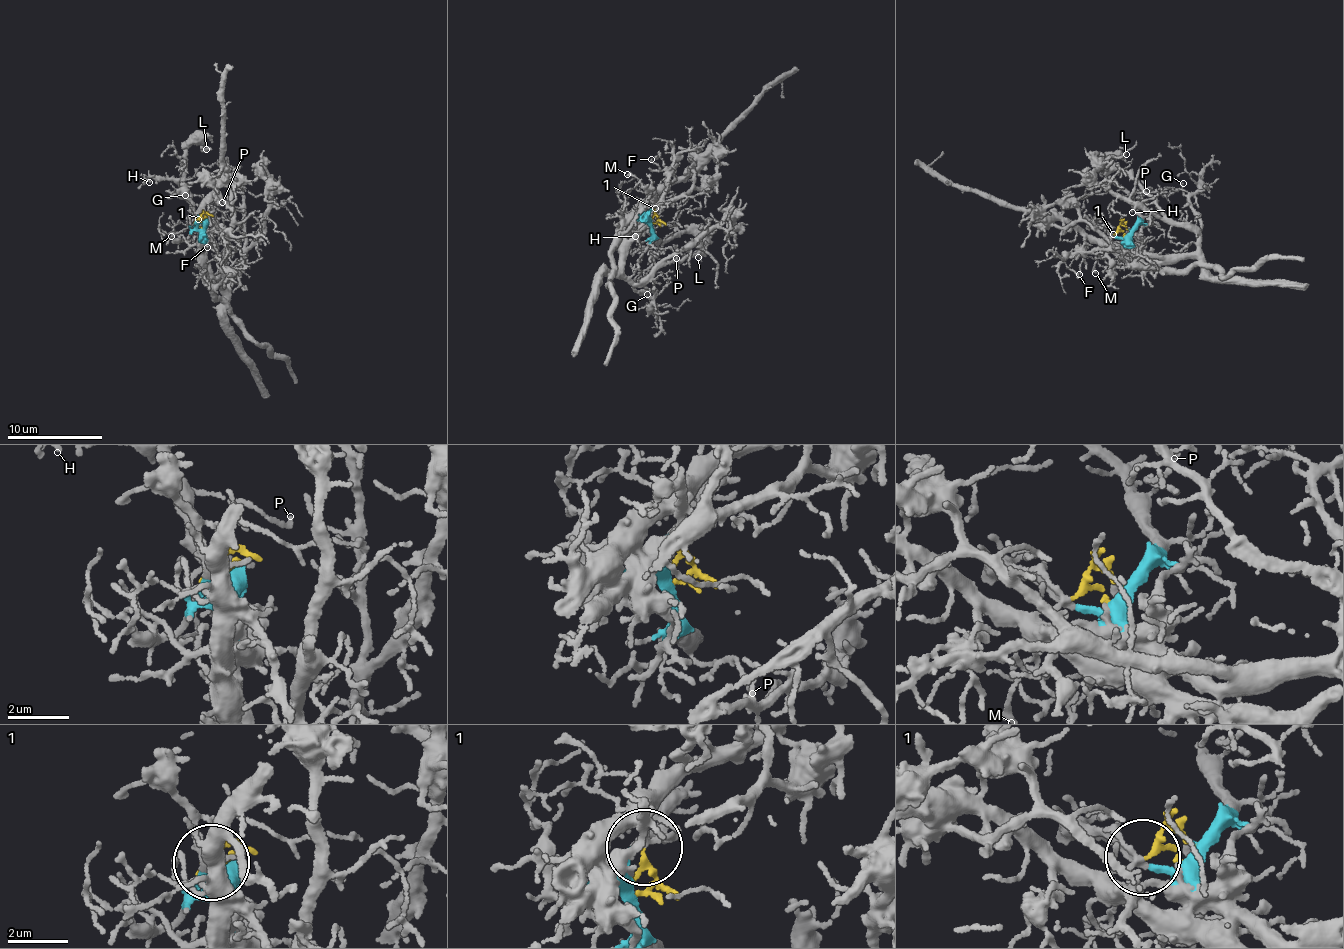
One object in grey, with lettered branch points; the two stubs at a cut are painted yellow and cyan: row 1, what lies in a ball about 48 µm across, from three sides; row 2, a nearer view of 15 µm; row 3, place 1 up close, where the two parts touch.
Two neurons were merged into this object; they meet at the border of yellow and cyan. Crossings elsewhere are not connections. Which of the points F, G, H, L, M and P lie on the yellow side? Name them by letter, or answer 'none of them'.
F, M

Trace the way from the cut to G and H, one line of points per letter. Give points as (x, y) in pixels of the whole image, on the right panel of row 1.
G: (1129, 229), (1137, 225), (1139, 216), (1131, 194), (1148, 192), (1165, 197), (1179, 189), (1183, 183)
H: (1129, 229), (1137, 225), (1137, 205), (1133, 197), (1139, 192), (1143, 195), (1131, 212)

